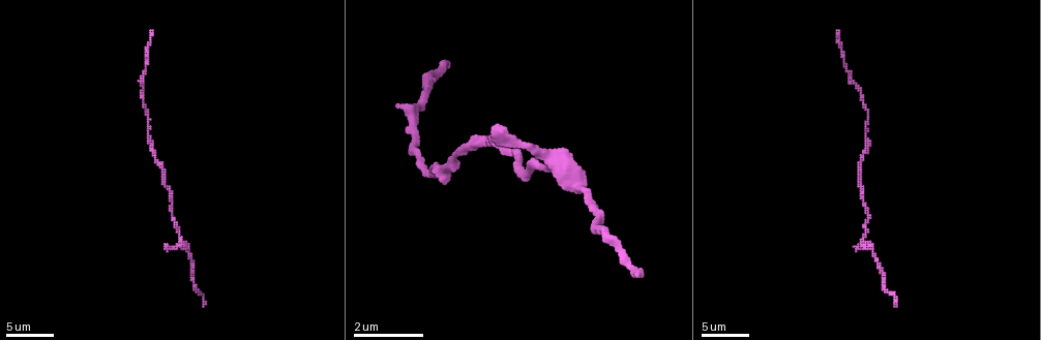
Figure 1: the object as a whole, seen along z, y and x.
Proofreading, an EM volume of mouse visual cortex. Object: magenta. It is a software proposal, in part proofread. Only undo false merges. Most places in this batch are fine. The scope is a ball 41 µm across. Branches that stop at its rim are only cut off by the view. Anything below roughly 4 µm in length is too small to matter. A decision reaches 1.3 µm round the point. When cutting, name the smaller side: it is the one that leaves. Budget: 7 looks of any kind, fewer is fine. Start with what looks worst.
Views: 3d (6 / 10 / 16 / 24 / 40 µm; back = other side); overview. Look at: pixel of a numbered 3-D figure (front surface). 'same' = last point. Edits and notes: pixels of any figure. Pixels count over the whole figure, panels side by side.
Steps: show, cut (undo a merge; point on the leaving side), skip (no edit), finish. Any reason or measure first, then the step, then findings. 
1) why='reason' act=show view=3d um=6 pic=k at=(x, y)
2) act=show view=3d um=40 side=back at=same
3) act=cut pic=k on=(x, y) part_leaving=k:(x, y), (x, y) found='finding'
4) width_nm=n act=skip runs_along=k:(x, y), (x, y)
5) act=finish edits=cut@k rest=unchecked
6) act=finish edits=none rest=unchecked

why='thick turns thin' act=show view=3d um=6 pic=1 at=(866, 233)

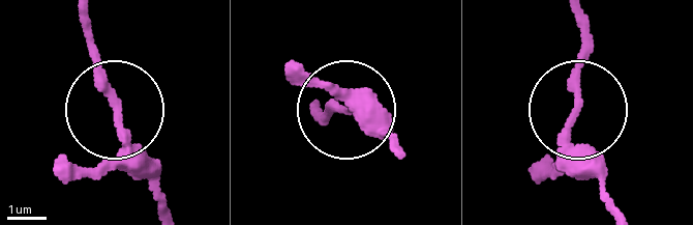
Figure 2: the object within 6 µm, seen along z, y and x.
why='from behind' act=show view=3d um=6 side=back pic=2 at=(569, 117)

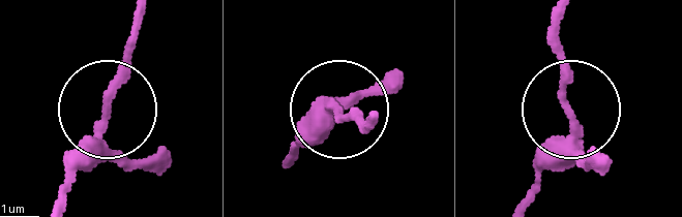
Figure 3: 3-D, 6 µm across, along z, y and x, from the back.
act=skip runs_along=3:(565, 10), (555, 39), (574, 128), (529, 208) found='continuous, no second neuron'

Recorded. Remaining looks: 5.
why='calibre changes' act=show view=3d um=16 pic=1 at=(861, 94)

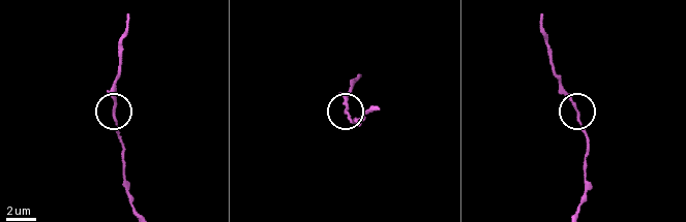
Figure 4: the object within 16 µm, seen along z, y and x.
act=show view=3d um=6 pic=4 at=(575, 106)

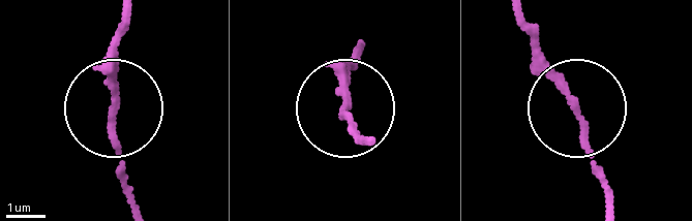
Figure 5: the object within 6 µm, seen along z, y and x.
act=skip runs_along=5:(136, 203), (116, 145), (116, 29) found='one neuron here'

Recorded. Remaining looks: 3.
why='sudden change in width' act=show view=3d um=6 pic=1 at=(865, 132)

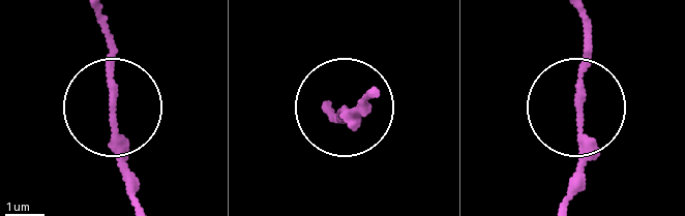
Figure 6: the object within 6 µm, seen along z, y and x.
act=show view=3d um=6 side=back pic=6 at=(576, 108)

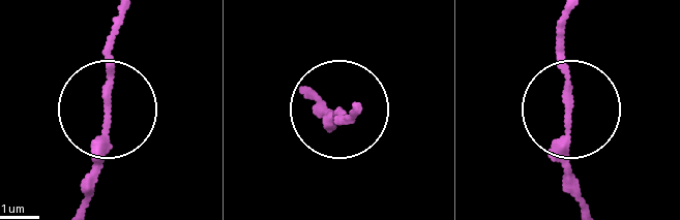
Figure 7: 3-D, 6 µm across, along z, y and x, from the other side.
act=skip runs_along=7:(83, 202), (110, 103), (110, 19) found='one neuron here'

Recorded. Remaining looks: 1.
act=finish edits=none rest=unchecked

